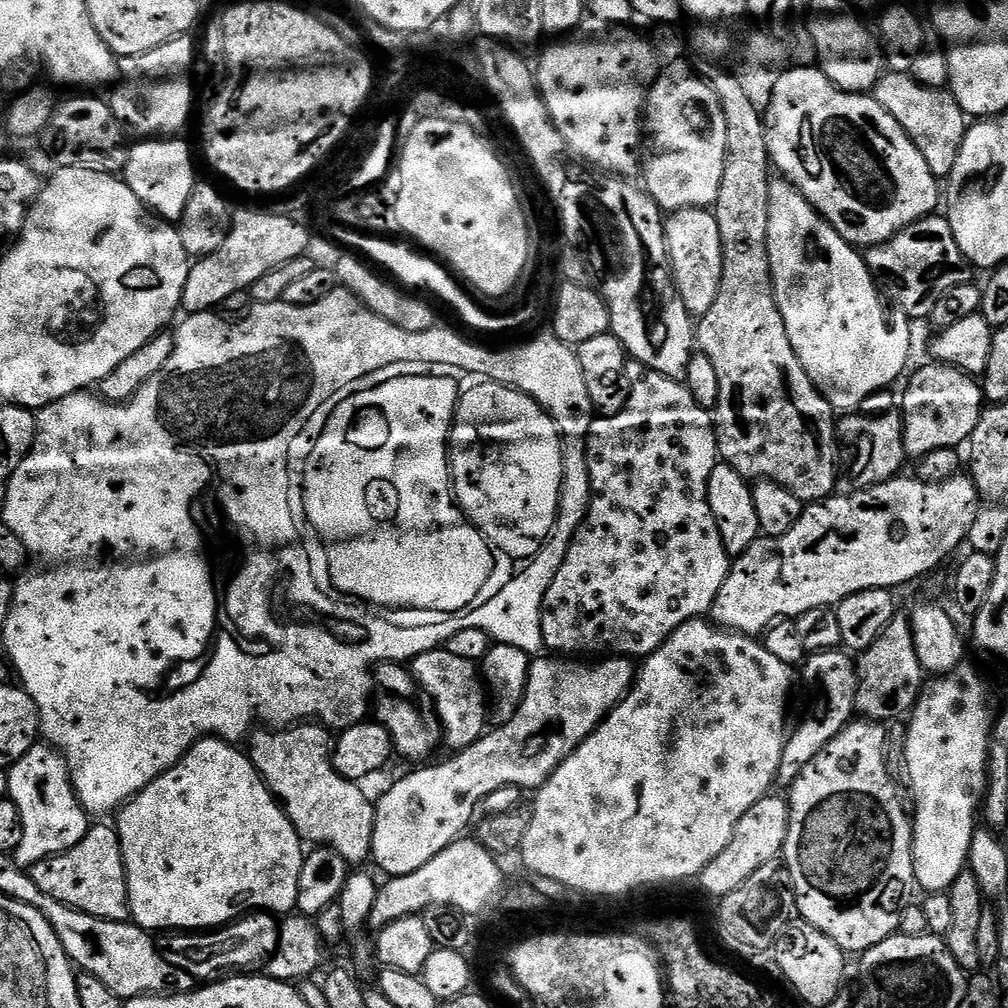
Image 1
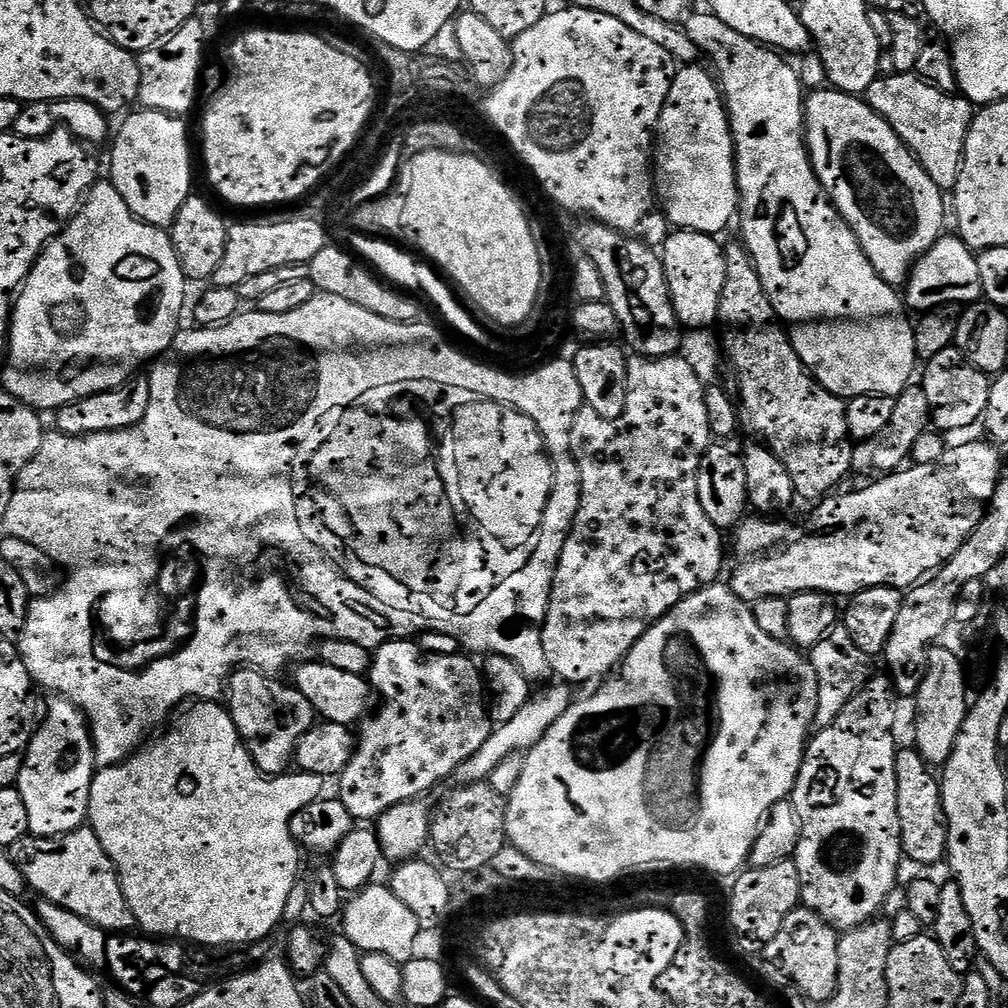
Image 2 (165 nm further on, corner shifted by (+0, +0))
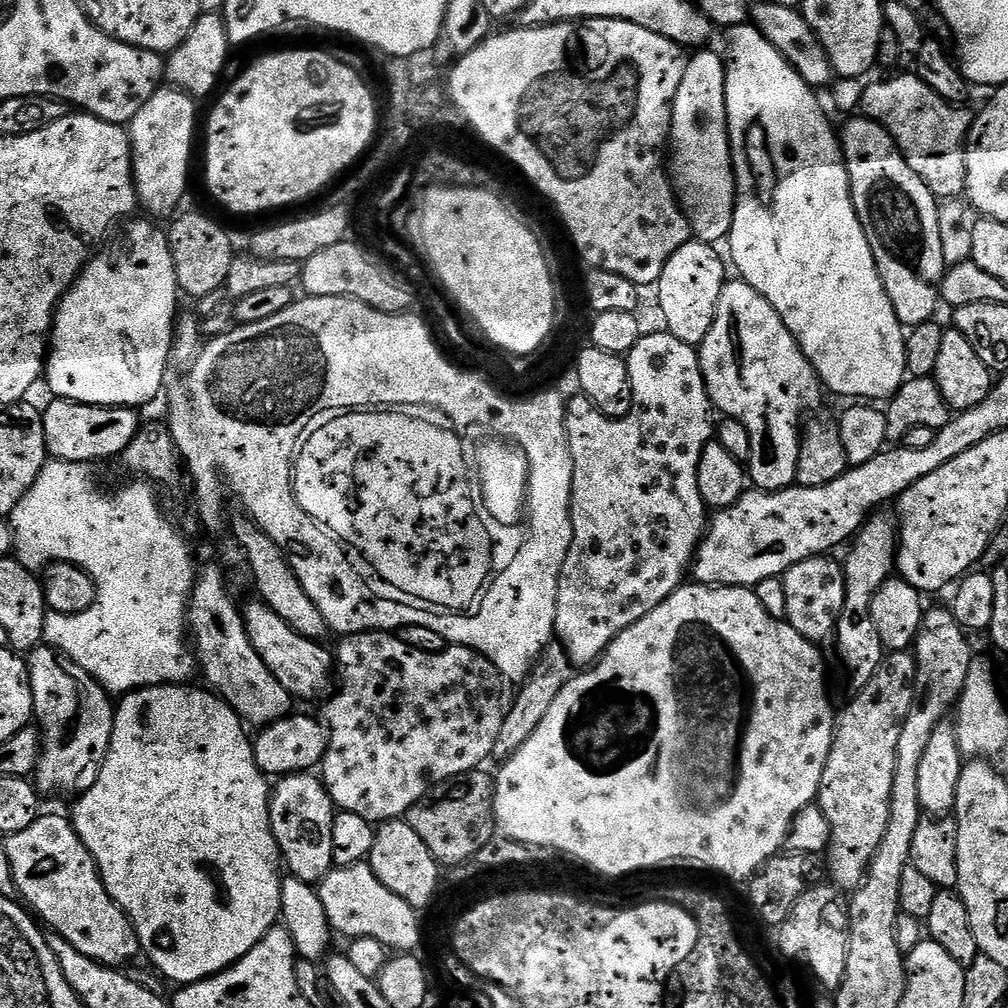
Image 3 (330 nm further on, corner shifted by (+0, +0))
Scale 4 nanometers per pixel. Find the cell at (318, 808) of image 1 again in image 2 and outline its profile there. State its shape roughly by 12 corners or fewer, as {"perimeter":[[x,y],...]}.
{"perimeter":[[241,666],[222,693],[256,767],[293,767],[318,722],[305,694]]}

